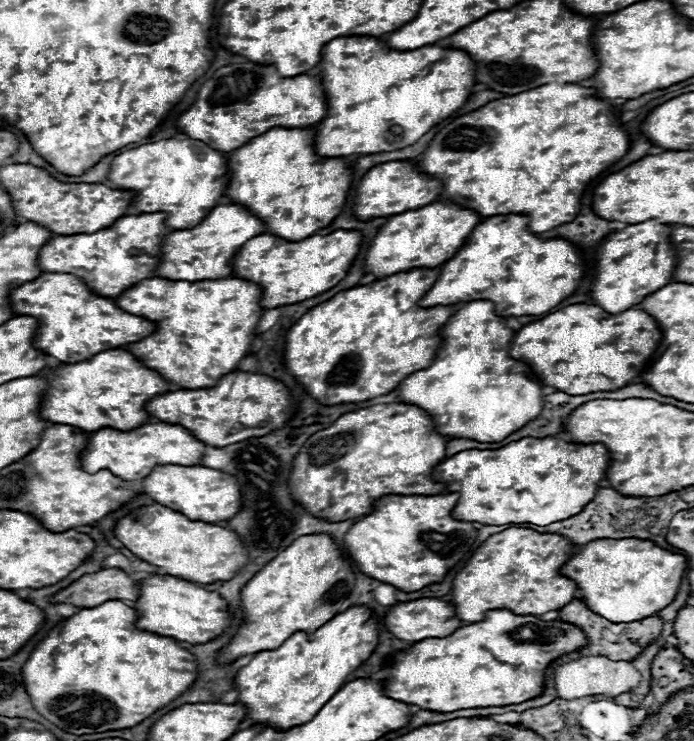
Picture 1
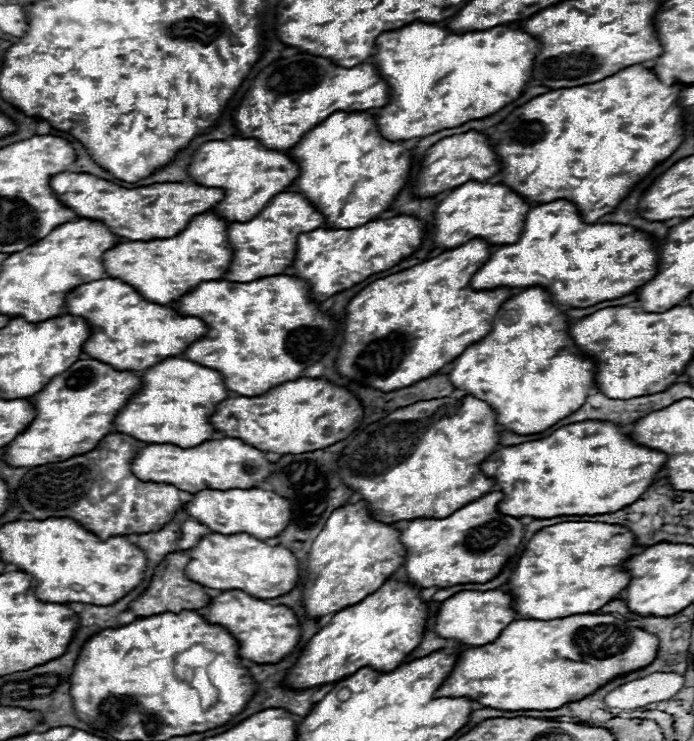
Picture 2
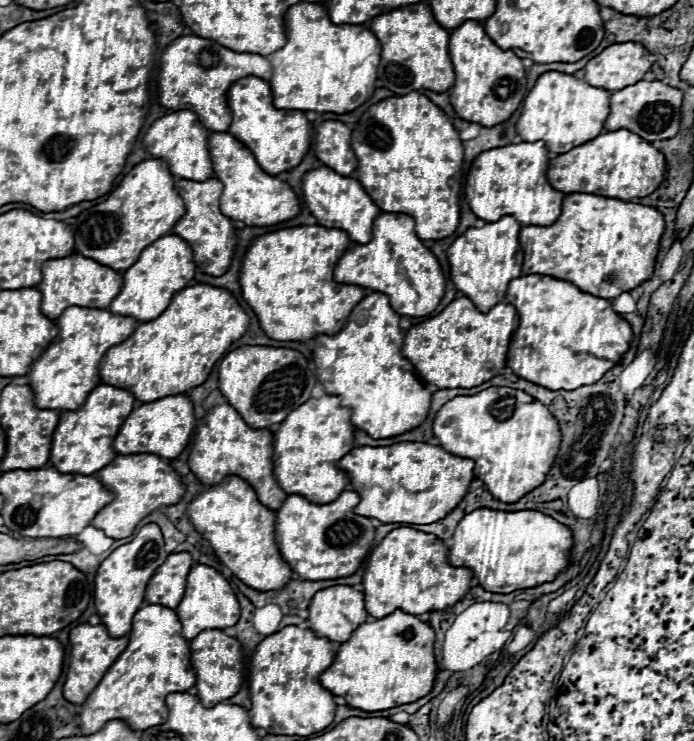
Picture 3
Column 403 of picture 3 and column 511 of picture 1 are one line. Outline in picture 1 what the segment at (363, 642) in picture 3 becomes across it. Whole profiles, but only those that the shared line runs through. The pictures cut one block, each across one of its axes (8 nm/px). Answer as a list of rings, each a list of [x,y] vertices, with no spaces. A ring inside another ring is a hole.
[[[492,610],[482,622],[462,626],[446,638],[426,638],[422,642],[414,642],[406,652],[398,654],[386,668],[386,694],[398,702],[414,704],[432,712],[522,704],[544,692],[544,674],[552,662],[560,660],[568,652],[584,648],[586,644],[588,638],[584,630],[574,624],[562,620],[546,622],[536,616],[522,616],[510,610]]]

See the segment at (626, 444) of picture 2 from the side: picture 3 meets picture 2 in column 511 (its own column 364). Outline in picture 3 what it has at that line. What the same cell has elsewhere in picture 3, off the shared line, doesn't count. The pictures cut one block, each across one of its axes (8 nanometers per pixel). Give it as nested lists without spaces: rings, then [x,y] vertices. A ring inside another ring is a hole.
[[[402,442],[394,446],[360,446],[340,458],[338,466],[350,476],[352,488],[360,494],[360,504],[354,508],[356,514],[376,518],[384,524],[432,524],[444,518],[448,510],[454,510],[462,498],[468,494],[470,484],[474,482],[474,460],[454,456],[440,446],[426,442]]]

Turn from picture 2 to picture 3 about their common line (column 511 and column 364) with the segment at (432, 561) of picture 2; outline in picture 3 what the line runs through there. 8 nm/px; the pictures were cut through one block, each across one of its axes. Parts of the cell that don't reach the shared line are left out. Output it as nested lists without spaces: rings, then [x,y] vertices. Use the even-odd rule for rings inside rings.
[[[342,492],[330,504],[312,504],[304,496],[288,496],[288,500],[276,510],[276,542],[282,558],[304,580],[334,580],[352,576],[362,560],[374,546],[376,522],[352,512],[352,506],[360,502],[356,492]]]

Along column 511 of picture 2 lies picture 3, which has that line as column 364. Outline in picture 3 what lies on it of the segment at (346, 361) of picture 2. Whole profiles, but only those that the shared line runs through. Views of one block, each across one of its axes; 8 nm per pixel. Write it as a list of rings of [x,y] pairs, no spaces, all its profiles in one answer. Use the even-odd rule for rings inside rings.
[[[324,226],[286,228],[286,230],[276,230],[272,234],[258,236],[252,240],[242,262],[240,286],[242,286],[244,300],[256,312],[260,326],[268,338],[304,342],[304,340],[316,338],[316,334],[336,334],[336,330],[344,328],[344,322],[348,320],[352,306],[356,306],[356,302],[360,302],[360,298],[366,296],[364,288],[340,284],[340,282],[334,282],[332,278],[332,266],[336,266],[336,258],[344,254],[350,242],[352,240],[348,238],[346,232],[324,228]]]

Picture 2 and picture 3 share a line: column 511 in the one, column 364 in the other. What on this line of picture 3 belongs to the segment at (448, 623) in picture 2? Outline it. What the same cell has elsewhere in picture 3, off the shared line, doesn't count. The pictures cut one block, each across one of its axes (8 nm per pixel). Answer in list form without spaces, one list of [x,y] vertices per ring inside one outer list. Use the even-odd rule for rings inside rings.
[[[330,586],[320,590],[308,606],[308,626],[332,642],[346,642],[356,626],[368,622],[364,594],[352,586]]]

